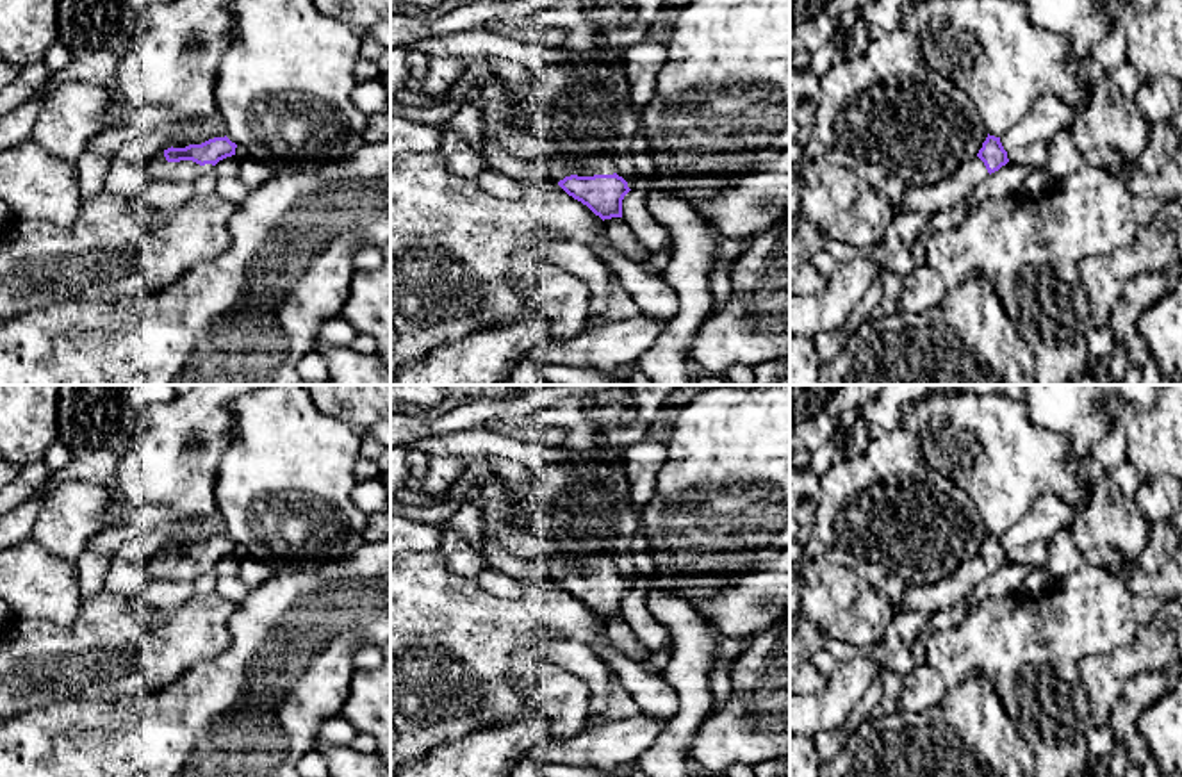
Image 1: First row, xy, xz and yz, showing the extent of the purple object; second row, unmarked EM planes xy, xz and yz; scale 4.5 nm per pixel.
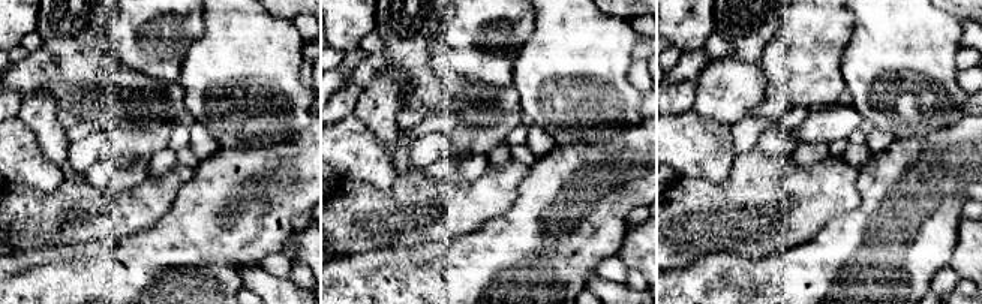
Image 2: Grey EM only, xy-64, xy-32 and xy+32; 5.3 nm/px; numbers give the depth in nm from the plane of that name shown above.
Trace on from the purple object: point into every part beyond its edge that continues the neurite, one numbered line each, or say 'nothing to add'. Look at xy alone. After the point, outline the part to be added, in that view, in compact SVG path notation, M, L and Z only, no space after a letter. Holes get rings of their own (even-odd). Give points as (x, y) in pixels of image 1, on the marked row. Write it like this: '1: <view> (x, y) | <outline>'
1: xy (159, 168) | M164 153L146 164L152 182L194 182L203 175L203 166L193 160L168 162Z

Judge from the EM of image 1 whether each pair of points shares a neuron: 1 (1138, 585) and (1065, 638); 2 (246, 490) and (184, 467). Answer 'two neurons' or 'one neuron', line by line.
1: two neurons
2: two neurons

